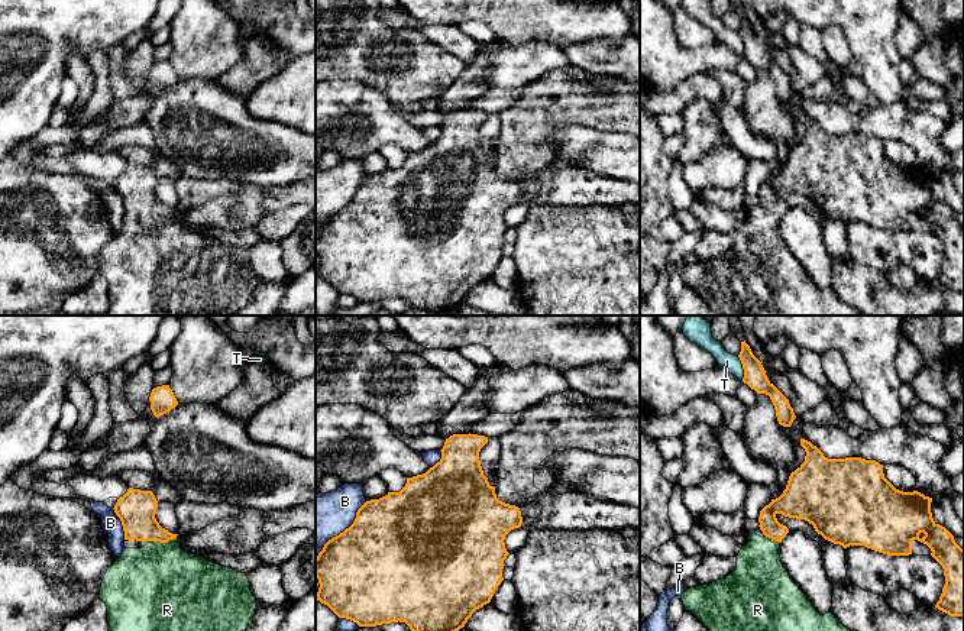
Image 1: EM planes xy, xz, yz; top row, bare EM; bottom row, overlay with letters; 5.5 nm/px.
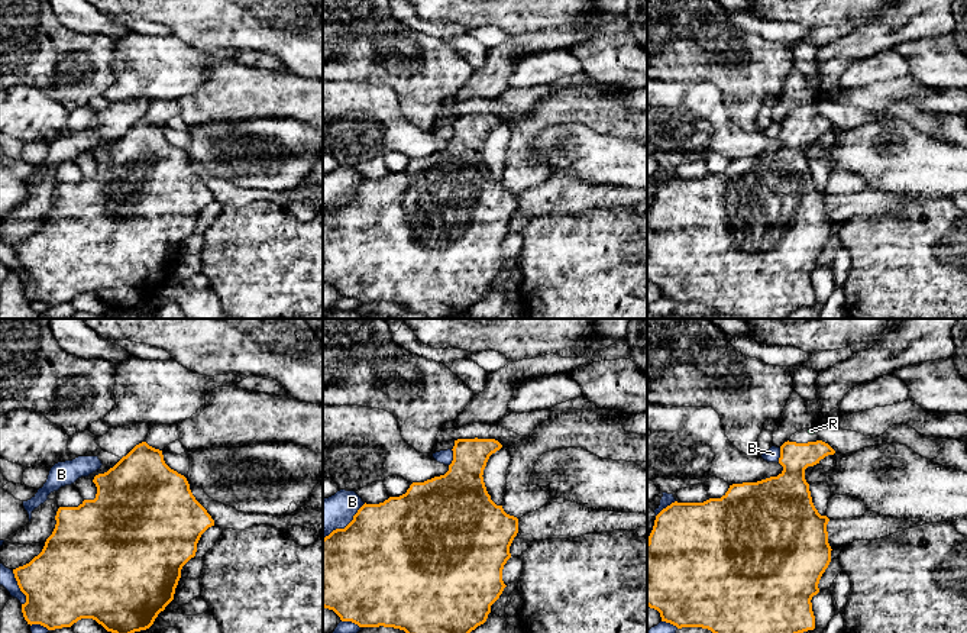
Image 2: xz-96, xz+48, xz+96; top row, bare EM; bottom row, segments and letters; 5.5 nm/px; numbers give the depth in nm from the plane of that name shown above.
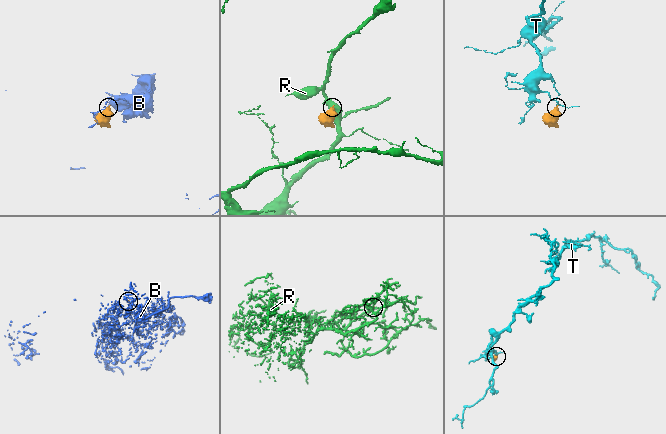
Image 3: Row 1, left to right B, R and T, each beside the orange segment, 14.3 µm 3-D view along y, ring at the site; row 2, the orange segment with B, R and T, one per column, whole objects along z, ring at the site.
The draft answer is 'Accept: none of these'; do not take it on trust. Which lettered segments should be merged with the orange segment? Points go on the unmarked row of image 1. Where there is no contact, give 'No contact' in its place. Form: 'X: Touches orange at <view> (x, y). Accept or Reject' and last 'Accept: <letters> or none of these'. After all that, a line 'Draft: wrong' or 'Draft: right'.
B: Touches orange at xz (343, 207). Reject
R: Touches orange at xy (164, 217). Accept
T: Touches orange at yz (743, 44). Reject
Accept: R
Draft: wrong

